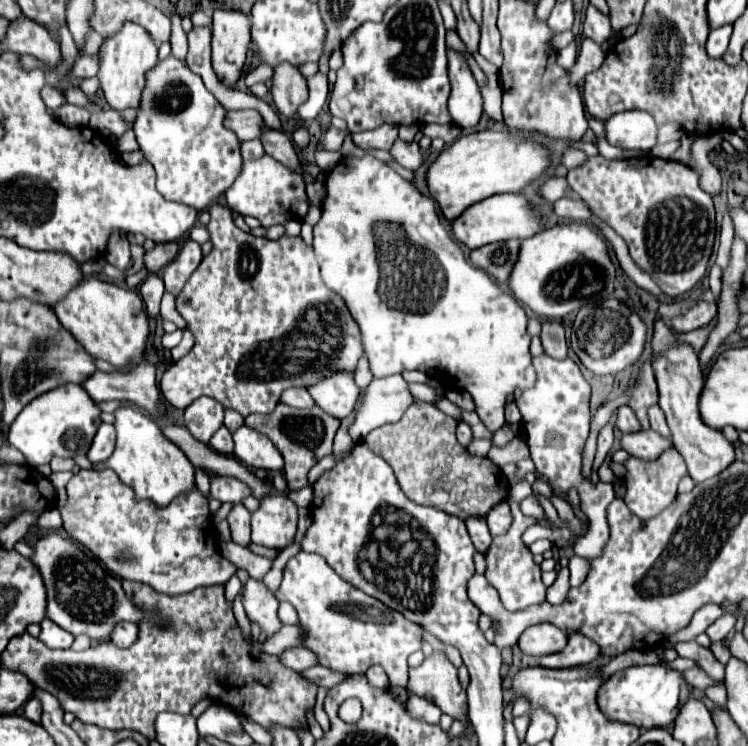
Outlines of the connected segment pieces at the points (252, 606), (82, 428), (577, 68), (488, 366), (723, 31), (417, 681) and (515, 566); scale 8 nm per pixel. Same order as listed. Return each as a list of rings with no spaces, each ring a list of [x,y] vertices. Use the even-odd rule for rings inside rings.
[[[249,579],[245,585],[243,585],[243,595],[241,595],[241,603],[245,607],[245,613],[247,617],[257,623],[265,633],[267,637],[275,635],[279,629],[281,629],[281,621],[277,617],[277,599],[273,593],[269,593],[265,589],[265,585],[257,579]]]
[[[65,385],[53,389],[53,393],[43,393],[37,401],[31,401],[9,427],[7,441],[25,455],[31,467],[45,465],[53,457],[85,455],[97,433],[97,425],[101,425],[99,413],[99,407],[81,385]]]
[[[583,39],[581,43],[581,51],[577,57],[577,63],[571,67],[571,81],[573,83],[581,83],[583,77],[595,69],[599,69],[605,61],[605,51],[597,45],[593,45],[593,41]]]
[[[345,155],[339,165],[335,169],[331,169],[327,173],[325,179],[325,189],[327,195],[323,199],[323,215],[319,219],[319,223],[313,227],[313,249],[321,267],[321,277],[325,281],[325,285],[335,291],[345,305],[349,307],[353,319],[357,321],[361,335],[363,335],[363,347],[365,353],[369,357],[369,365],[371,365],[371,373],[373,377],[387,377],[387,375],[395,375],[401,373],[405,369],[417,369],[427,373],[431,379],[443,381],[443,385],[447,389],[461,389],[467,391],[473,401],[475,401],[475,411],[479,415],[479,419],[483,421],[483,425],[495,433],[497,429],[503,427],[505,419],[503,419],[503,407],[507,401],[507,395],[511,395],[515,389],[529,389],[535,383],[535,369],[531,365],[531,353],[529,353],[529,341],[531,337],[527,335],[527,315],[525,309],[515,301],[513,295],[505,293],[499,285],[495,285],[495,281],[481,269],[477,269],[475,265],[471,265],[471,261],[465,257],[461,245],[457,243],[455,237],[451,237],[451,233],[443,227],[441,223],[441,215],[437,211],[437,203],[427,197],[421,195],[415,185],[411,185],[409,181],[405,181],[397,171],[393,171],[389,165],[385,165],[383,161],[375,159],[373,155],[363,155],[363,157],[353,157],[353,155]],[[379,289],[401,289],[401,293],[397,295],[397,305],[395,299],[385,301],[385,297],[379,293]]]
[[[723,25],[717,27],[709,33],[709,41],[707,41],[707,53],[709,57],[721,57],[729,45],[729,37],[731,37],[731,25]]]
[[[433,651],[419,667],[409,669],[409,689],[427,701],[433,701],[453,719],[465,715],[465,691],[459,685],[457,669],[443,651]]]
[[[522,480],[510,487],[508,503],[511,509],[511,515],[513,515],[513,523],[511,523],[511,527],[509,527],[509,531],[505,535],[493,537],[493,543],[487,549],[487,553],[485,553],[485,561],[487,561],[485,577],[499,591],[503,607],[507,611],[513,611],[513,613],[515,611],[521,611],[525,607],[531,607],[531,605],[541,605],[545,601],[545,589],[547,589],[543,585],[543,581],[541,581],[541,569],[539,569],[539,565],[535,565],[531,551],[521,541],[523,533],[531,525],[535,525],[537,519],[523,515],[521,509],[516,506],[519,506],[523,499],[532,494],[531,485],[526,480]],[[512,504],[515,506],[513,509]]]

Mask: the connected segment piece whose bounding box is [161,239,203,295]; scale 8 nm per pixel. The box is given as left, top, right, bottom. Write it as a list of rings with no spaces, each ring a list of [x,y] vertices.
[[[185,241],[185,245],[181,247],[179,255],[163,267],[163,281],[165,281],[165,291],[167,293],[173,293],[173,295],[179,295],[183,285],[187,283],[187,279],[193,275],[193,271],[199,267],[203,259],[203,253],[201,253],[201,245],[195,243],[195,241]]]

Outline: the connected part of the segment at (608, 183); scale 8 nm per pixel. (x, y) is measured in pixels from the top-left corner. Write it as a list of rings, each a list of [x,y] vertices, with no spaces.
[[[597,155],[589,157],[589,161],[583,167],[569,171],[567,181],[571,189],[589,205],[591,213],[625,239],[633,261],[651,275],[651,279],[661,287],[665,295],[679,297],[691,291],[703,279],[713,251],[715,209],[711,195],[699,185],[697,171],[681,163],[671,163],[671,159],[609,161]]]

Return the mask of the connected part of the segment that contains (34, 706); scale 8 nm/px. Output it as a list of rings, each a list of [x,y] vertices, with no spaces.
[[[31,697],[25,705],[25,717],[33,723],[37,723],[41,719],[41,701],[37,697]]]

